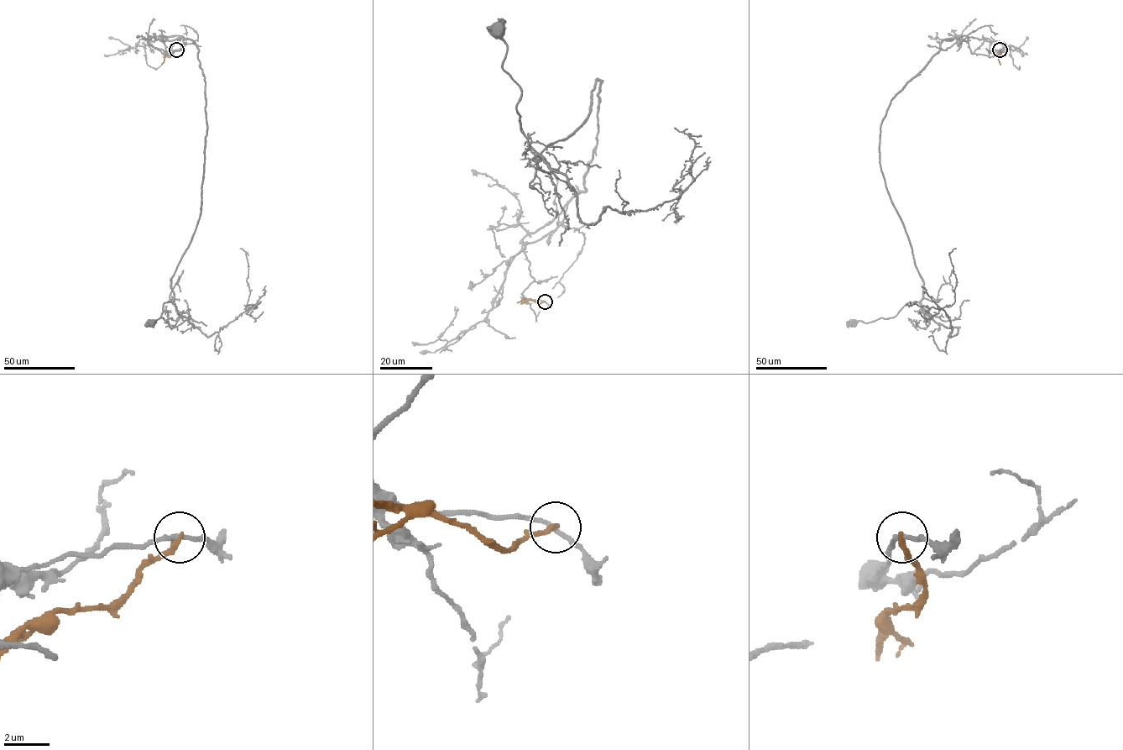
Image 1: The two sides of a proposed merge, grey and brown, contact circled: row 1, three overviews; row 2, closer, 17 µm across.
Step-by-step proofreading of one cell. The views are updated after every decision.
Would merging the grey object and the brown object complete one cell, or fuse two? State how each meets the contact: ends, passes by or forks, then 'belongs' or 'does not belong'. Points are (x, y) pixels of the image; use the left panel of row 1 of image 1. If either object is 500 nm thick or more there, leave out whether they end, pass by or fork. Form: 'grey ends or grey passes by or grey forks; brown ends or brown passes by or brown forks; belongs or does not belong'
grey passes by; brown ends; does not belong

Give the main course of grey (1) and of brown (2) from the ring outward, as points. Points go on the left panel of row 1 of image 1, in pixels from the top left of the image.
1: (176, 49), (164, 55), (164, 42), (194, 43), (205, 76), (201, 211), (171, 279), (174, 300), (149, 322)
2: (176, 49), (164, 57), (161, 65)

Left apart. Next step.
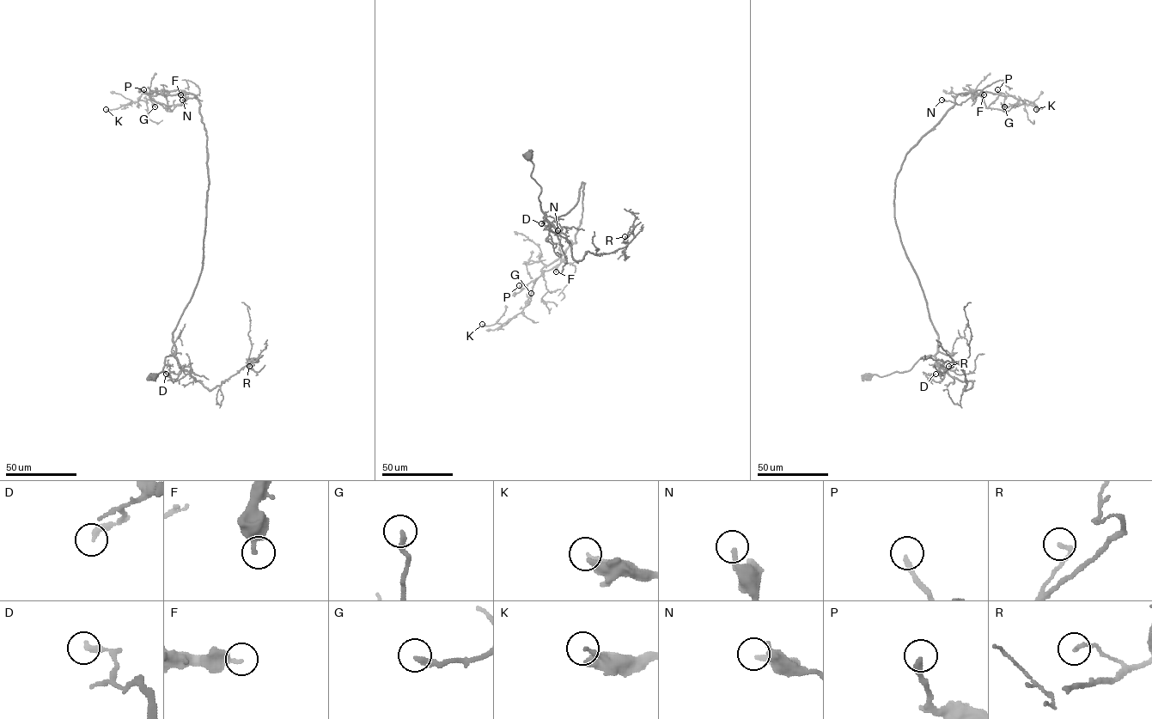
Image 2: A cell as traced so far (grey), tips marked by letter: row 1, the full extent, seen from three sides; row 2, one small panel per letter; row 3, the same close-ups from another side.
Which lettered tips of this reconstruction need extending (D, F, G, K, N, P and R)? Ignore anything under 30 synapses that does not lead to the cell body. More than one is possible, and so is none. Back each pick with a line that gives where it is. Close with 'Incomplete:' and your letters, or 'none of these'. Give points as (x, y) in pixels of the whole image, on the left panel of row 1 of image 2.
G: at (155, 106)
P: at (143, 89)
Incomplete: G, P

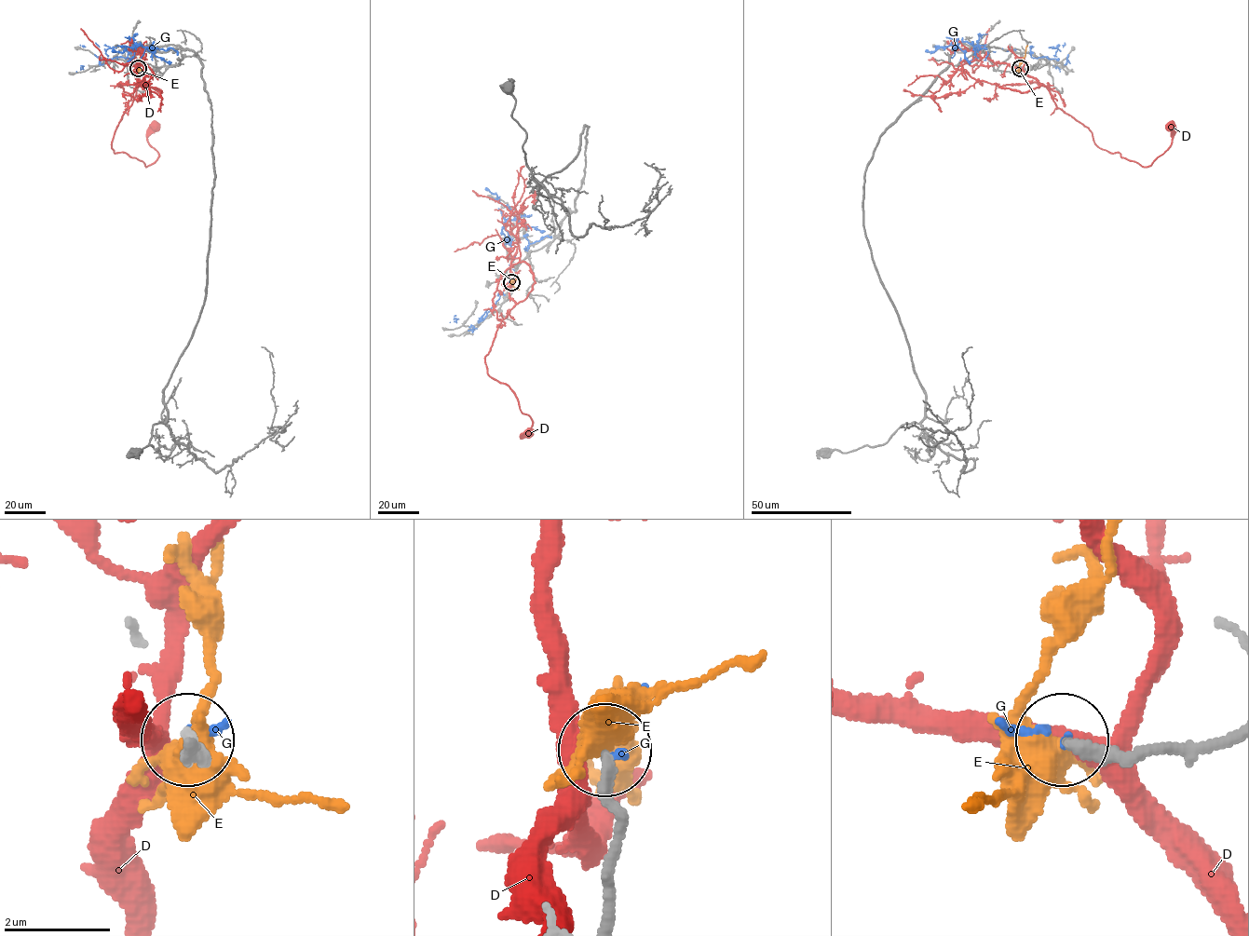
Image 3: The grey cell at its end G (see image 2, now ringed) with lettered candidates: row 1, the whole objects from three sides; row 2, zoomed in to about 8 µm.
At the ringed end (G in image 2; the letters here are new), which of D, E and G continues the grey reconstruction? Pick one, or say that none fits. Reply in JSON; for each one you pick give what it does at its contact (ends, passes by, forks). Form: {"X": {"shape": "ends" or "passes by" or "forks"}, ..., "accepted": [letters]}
{"E": {"shape": "forks"}, "accepted": ["E"]}

